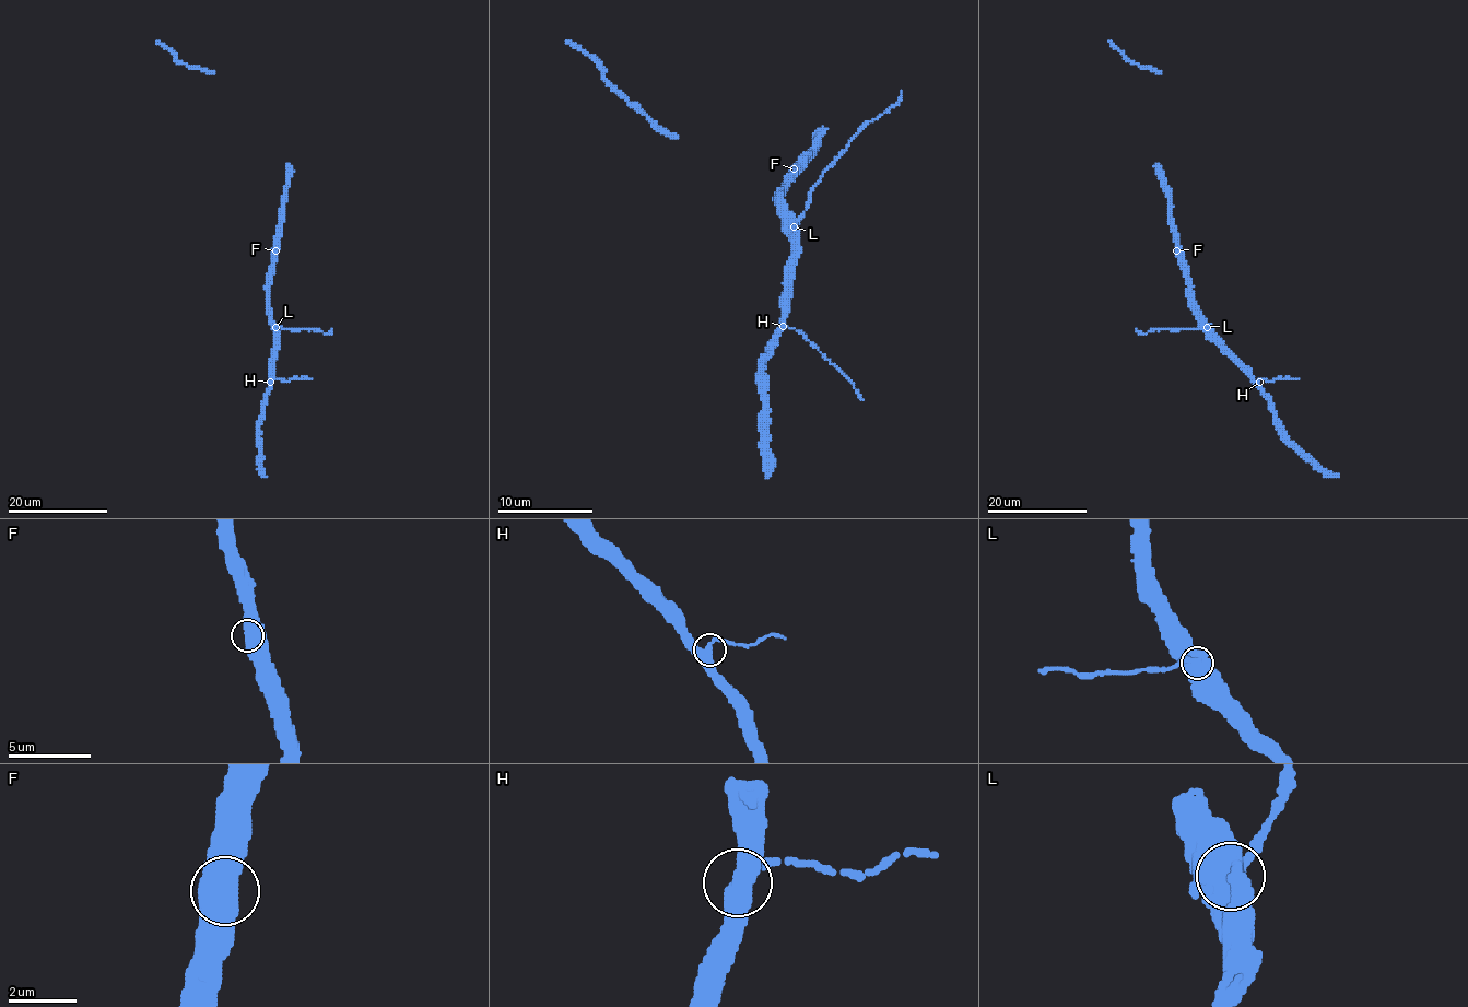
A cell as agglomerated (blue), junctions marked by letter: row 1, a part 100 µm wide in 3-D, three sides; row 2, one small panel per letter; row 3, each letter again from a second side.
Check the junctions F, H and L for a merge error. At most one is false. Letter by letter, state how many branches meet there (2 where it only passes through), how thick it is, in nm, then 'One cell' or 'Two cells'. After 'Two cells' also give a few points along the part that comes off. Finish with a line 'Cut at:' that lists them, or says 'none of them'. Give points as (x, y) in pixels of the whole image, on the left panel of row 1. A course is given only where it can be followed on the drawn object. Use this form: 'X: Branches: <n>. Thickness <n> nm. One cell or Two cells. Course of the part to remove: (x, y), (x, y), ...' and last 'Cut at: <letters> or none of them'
F: Branches: 1. Thickness 700 nm. One cell
H: Branches: 3. Thickness 360 nm. One cell
L: Branches: 3. Thickness 480 nm. Two cells. Course of the part to remove: (276, 327), (307, 328), (325, 334), (332, 330)
Cut at: L

